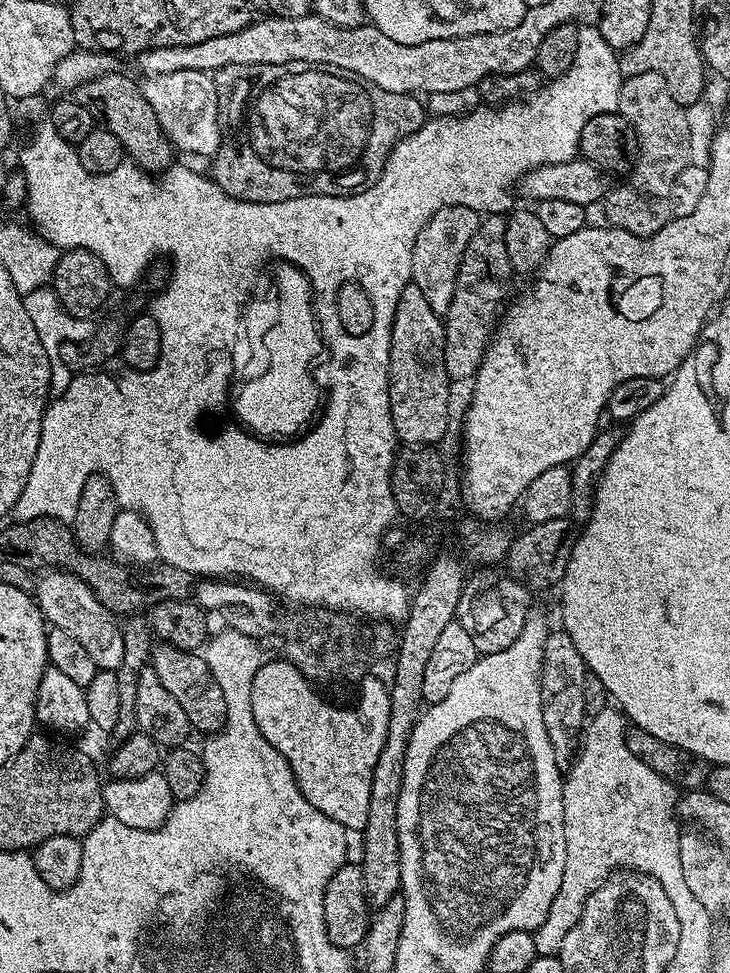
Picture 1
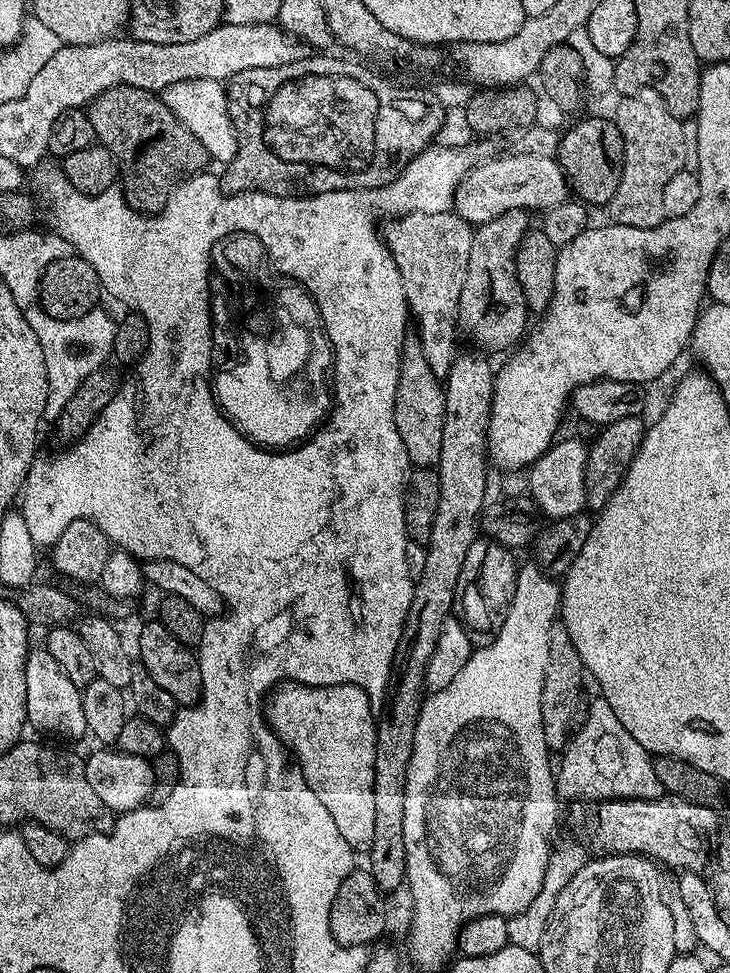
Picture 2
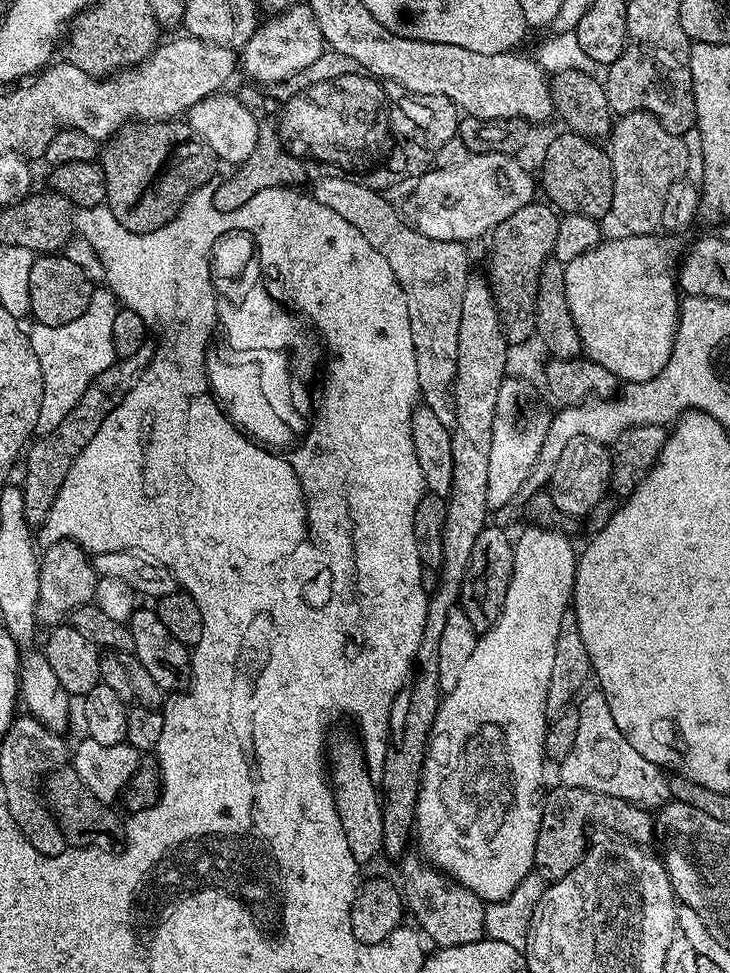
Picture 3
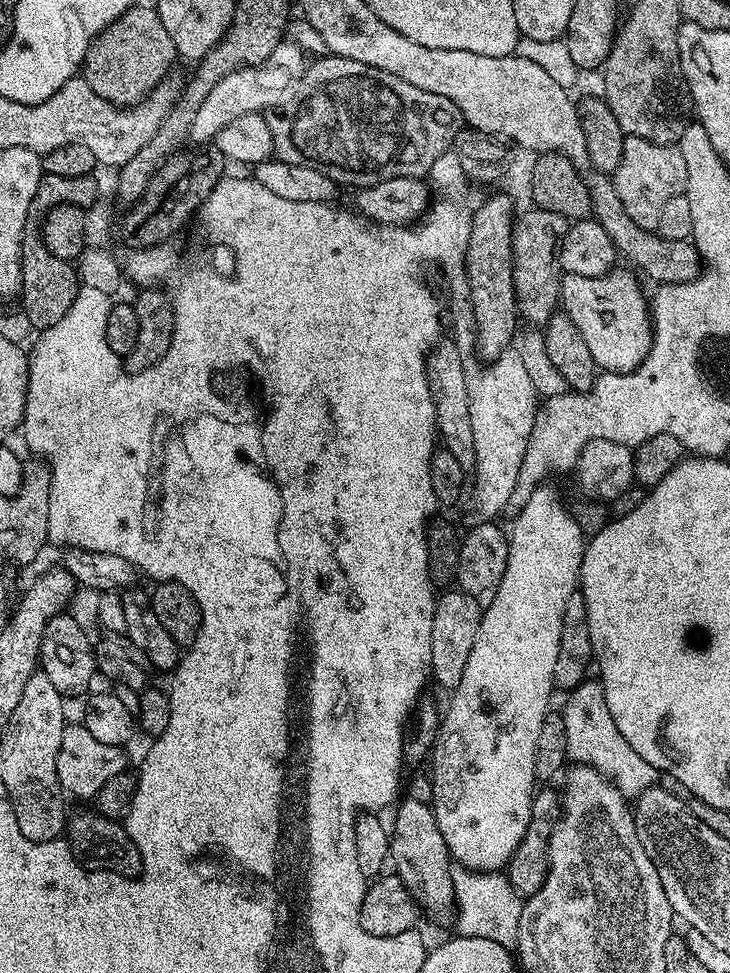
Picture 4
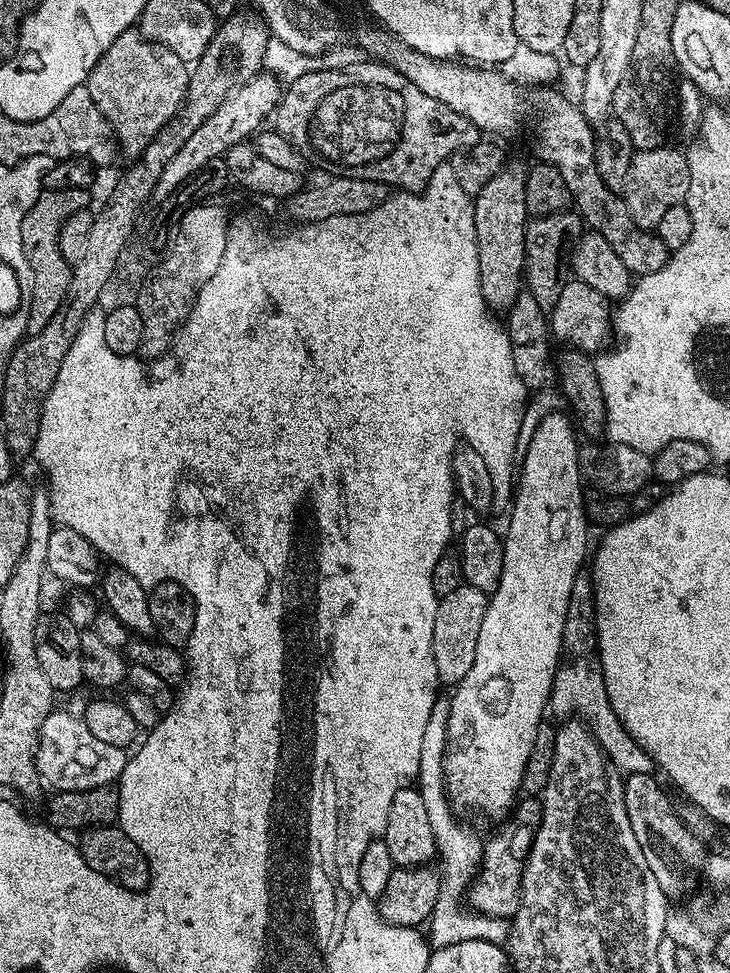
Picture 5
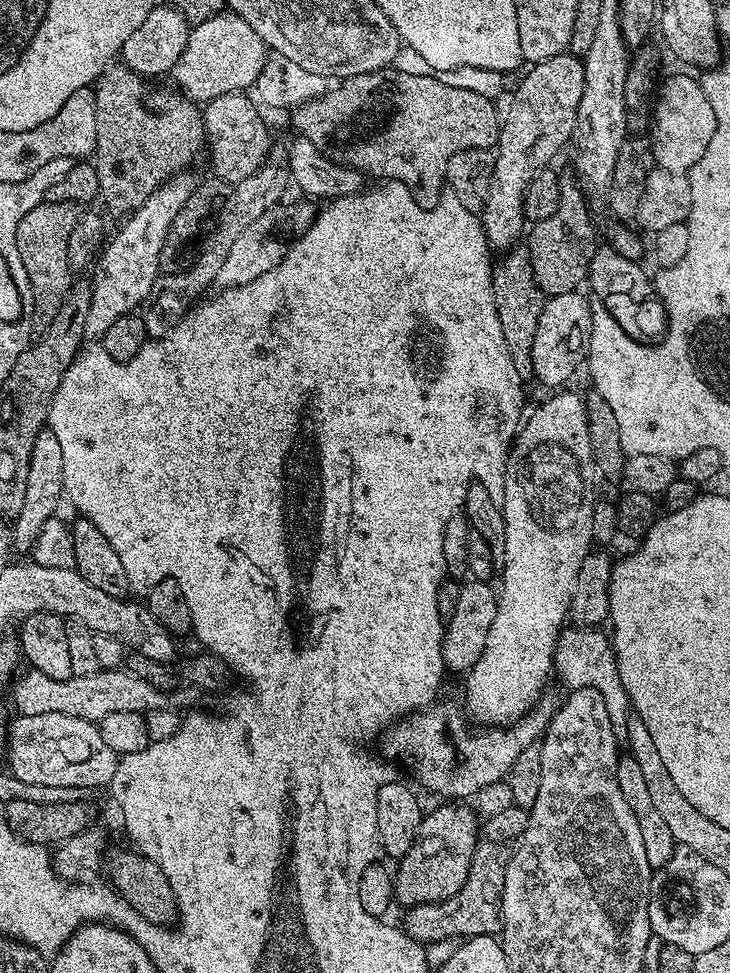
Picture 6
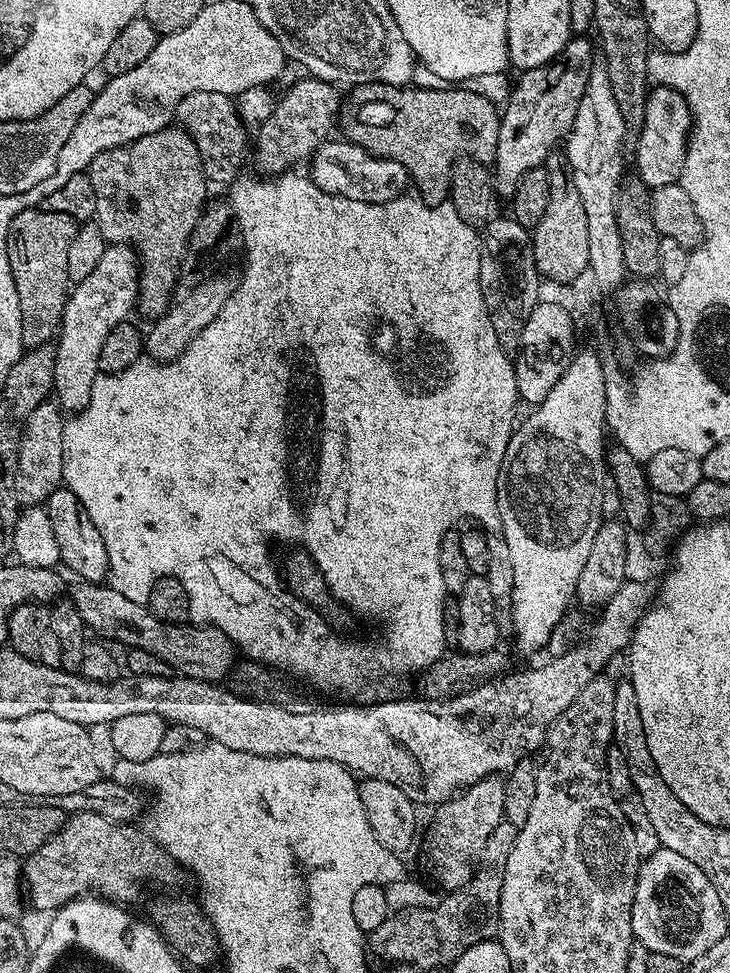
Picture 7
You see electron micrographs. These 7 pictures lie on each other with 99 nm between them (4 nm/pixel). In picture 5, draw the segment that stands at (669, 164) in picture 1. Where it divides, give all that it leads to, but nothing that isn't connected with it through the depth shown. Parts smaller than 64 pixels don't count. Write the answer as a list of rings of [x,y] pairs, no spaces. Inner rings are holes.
[[[661,146],[654,150],[633,151],[630,170],[626,174],[622,193],[630,218],[639,228],[654,230],[662,222],[670,206],[684,204],[690,190],[690,166],[688,157],[676,148]]]

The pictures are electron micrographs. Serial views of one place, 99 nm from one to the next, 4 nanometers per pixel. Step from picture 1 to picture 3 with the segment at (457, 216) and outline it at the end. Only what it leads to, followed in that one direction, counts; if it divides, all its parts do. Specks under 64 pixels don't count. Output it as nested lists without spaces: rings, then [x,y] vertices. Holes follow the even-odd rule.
[[[347,175],[336,178],[322,178],[311,185],[310,195],[322,206],[334,210],[334,214],[342,214],[382,258],[394,270],[394,278],[404,291],[406,310],[410,314],[410,338],[414,338],[414,362],[418,362],[418,386],[422,404],[434,412],[436,418],[447,428],[451,429],[456,411],[454,410],[454,378],[458,370],[458,326],[462,323],[462,290],[466,290],[466,282],[470,275],[468,269],[468,252],[463,243],[458,240],[439,240],[426,238],[418,229],[413,228],[409,221],[387,200],[384,194],[365,185],[360,185],[356,178],[347,180]]]

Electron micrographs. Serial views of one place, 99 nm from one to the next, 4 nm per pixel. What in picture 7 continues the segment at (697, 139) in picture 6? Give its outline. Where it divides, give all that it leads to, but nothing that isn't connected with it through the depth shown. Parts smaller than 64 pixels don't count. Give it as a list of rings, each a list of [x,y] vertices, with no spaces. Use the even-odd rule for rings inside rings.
[[[657,85],[649,93],[643,126],[636,134],[636,175],[646,182],[650,189],[670,186],[680,178],[682,166],[685,165],[685,154],[688,138],[691,135],[692,112],[680,92],[670,87]]]

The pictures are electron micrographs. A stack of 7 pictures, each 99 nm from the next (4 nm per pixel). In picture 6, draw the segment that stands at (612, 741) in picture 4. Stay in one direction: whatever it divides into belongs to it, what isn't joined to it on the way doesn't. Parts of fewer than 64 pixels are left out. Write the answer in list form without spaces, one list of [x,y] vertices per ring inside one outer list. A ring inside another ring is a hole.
[[[565,626],[560,629],[560,637],[556,640],[556,653],[552,656],[555,675],[565,684],[565,689],[593,688],[602,694],[602,702],[606,702],[606,710],[610,713],[610,722],[617,730],[627,729],[630,715],[628,695],[622,686],[622,678],[618,678],[618,662],[616,652],[612,649],[611,639],[603,636],[600,628],[578,628]]]

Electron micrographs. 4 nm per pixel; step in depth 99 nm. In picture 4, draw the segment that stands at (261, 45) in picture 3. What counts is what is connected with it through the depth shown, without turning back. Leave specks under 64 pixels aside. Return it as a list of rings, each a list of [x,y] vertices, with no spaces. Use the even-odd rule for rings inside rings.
[[[281,42],[276,49],[261,64],[250,68],[239,68],[231,72],[198,106],[198,114],[194,114],[194,122],[190,126],[189,141],[196,146],[204,146],[215,141],[216,136],[234,118],[251,112],[263,113],[264,108],[276,110],[285,103],[287,96],[293,95],[297,84],[302,80],[302,63],[300,64],[301,49],[292,42]],[[284,100],[284,101],[283,101]],[[208,140],[208,141],[207,141]],[[196,143],[196,144],[195,144]]]

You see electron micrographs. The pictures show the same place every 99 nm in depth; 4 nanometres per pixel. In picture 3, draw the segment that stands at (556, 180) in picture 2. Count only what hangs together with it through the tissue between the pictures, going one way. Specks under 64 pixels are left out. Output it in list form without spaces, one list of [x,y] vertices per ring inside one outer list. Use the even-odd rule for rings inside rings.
[[[471,153],[460,165],[433,167],[419,175],[411,185],[412,197],[402,204],[402,215],[409,221],[413,228],[418,229],[426,238],[438,238],[439,240],[458,240],[469,242],[479,236],[487,237],[514,210],[522,210],[522,206],[533,203],[538,196],[538,180],[531,171],[523,168],[515,155],[506,153]]]

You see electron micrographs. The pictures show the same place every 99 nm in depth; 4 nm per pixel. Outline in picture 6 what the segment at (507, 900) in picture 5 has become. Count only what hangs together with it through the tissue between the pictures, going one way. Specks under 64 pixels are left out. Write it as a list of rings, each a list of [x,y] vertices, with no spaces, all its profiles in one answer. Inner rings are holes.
[[[500,808],[480,825],[480,833],[474,846],[474,858],[470,862],[470,874],[458,894],[437,904],[419,904],[403,914],[402,927],[406,935],[427,946],[439,940],[455,940],[470,936],[496,936],[502,928],[500,899],[503,898],[505,869],[512,861],[512,852],[520,835],[528,825],[528,812],[523,808]]]

